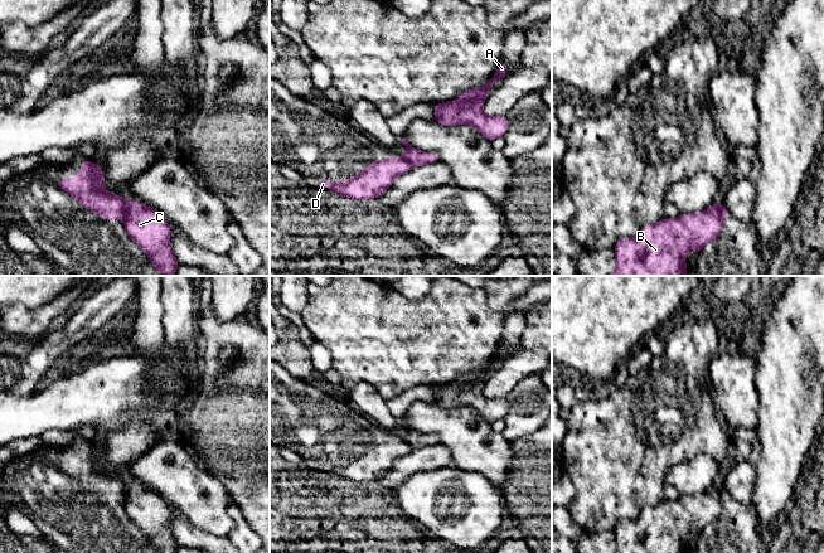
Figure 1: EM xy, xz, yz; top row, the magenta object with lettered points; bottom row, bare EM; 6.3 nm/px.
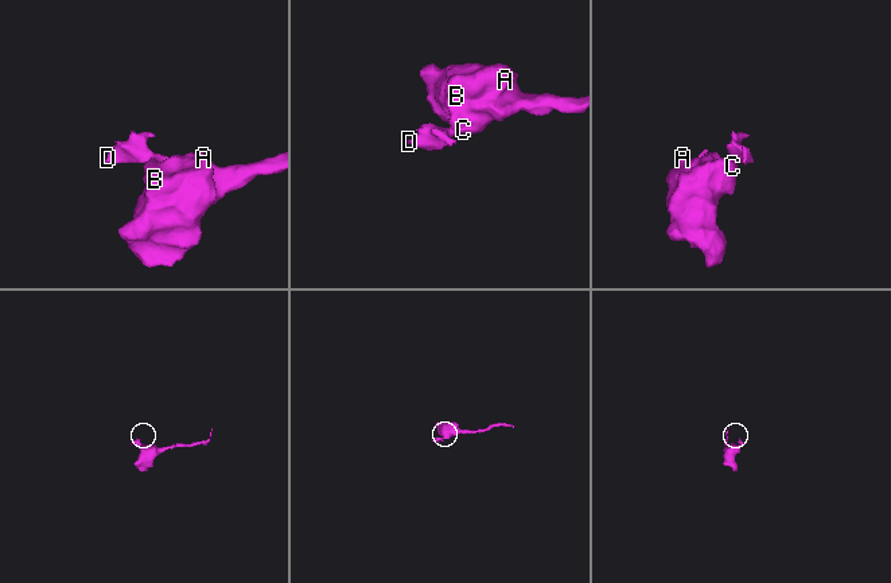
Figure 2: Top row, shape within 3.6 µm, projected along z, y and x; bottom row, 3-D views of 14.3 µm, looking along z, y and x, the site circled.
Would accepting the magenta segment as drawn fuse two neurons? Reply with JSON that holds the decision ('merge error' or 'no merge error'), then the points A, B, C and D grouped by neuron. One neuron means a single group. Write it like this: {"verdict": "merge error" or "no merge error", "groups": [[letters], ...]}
{"verdict": "merge error", "groups": [["A", "B", "C"], ["D"]]}

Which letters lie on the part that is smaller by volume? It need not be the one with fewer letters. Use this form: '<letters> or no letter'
D

